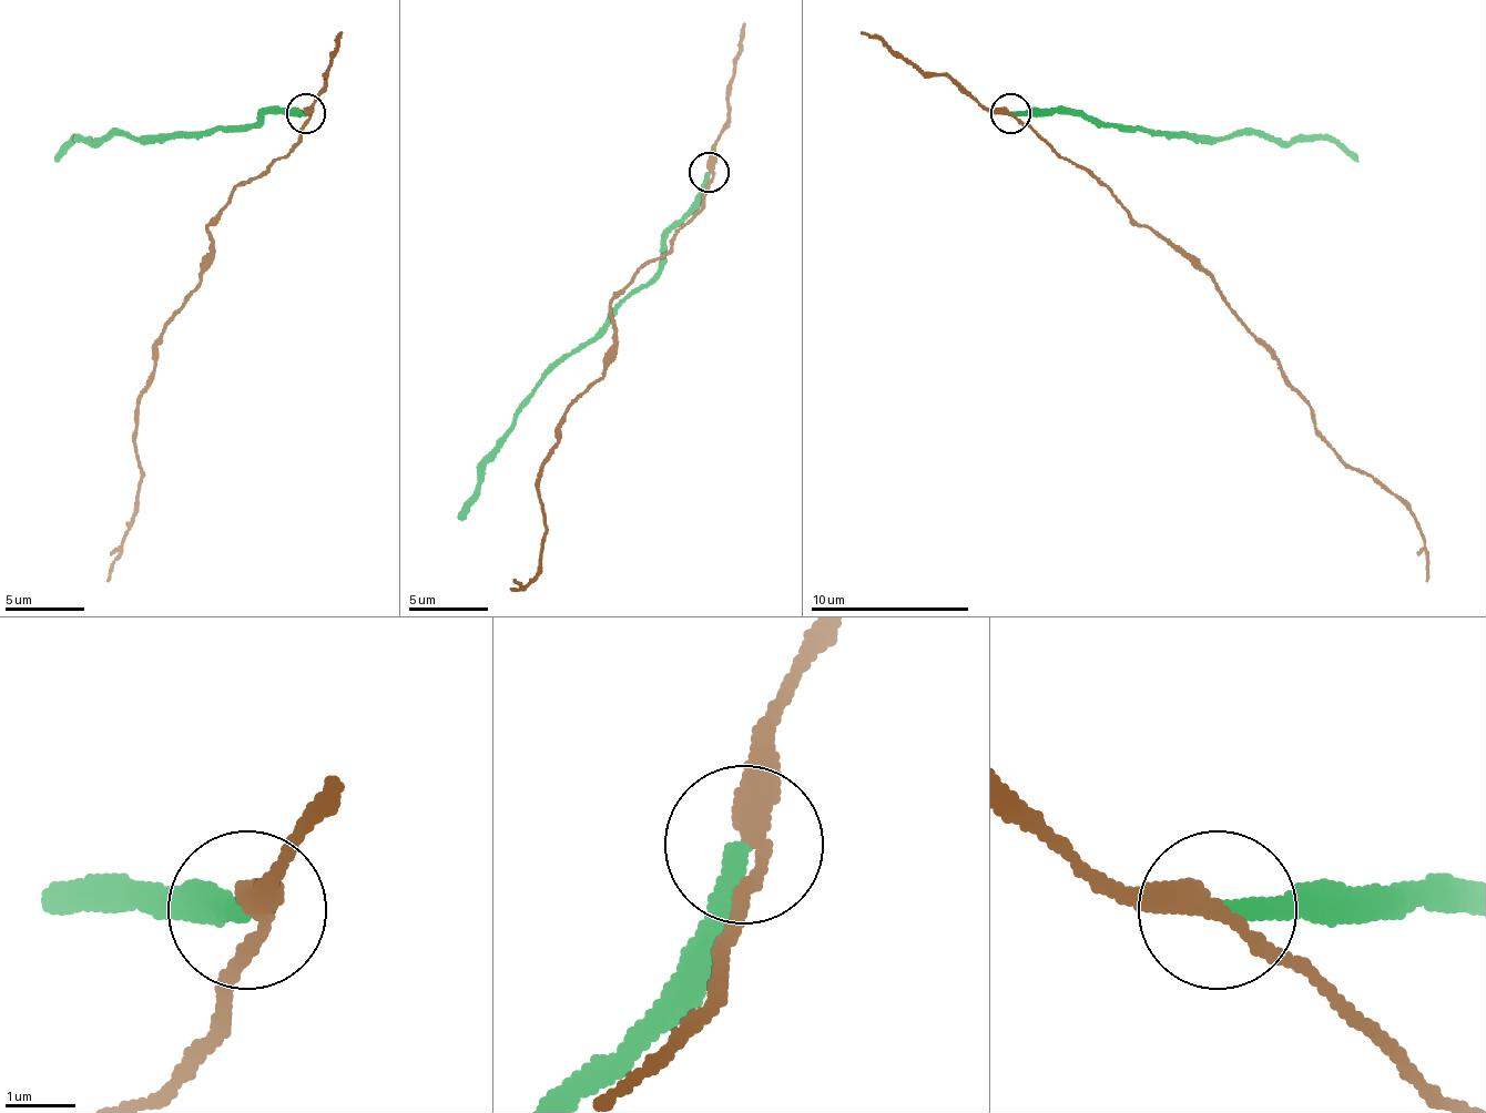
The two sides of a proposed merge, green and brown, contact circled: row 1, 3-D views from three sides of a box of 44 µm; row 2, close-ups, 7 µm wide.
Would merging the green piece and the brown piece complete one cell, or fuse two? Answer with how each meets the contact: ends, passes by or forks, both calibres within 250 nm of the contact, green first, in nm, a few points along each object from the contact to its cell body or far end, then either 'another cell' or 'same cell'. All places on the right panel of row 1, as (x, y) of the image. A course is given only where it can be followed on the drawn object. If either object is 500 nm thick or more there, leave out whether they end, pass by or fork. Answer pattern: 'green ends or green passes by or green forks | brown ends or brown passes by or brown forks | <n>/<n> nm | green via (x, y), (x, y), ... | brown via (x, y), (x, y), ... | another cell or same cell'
green ends | brown passes by | 320/320 nm | green via (1011, 114), (1075, 114), (1218, 139), (1334, 139), (1357, 162) | brown via (1011, 114), (1199, 266), (1274, 357), (1310, 409), (1314, 429), (1410, 512), (1425, 544), (1425, 581) | another cell

